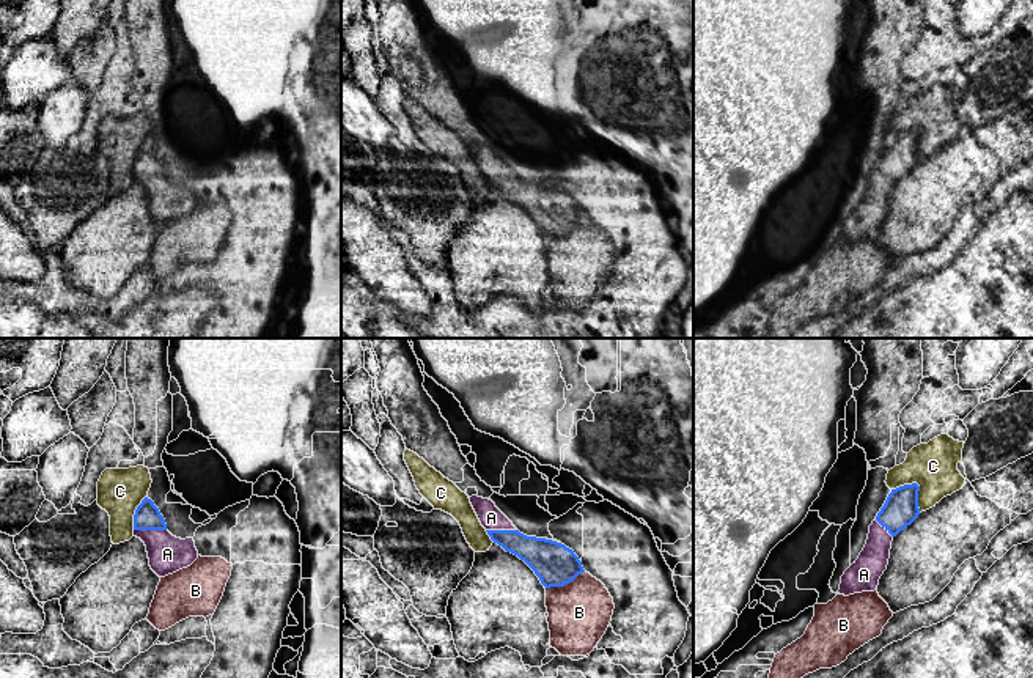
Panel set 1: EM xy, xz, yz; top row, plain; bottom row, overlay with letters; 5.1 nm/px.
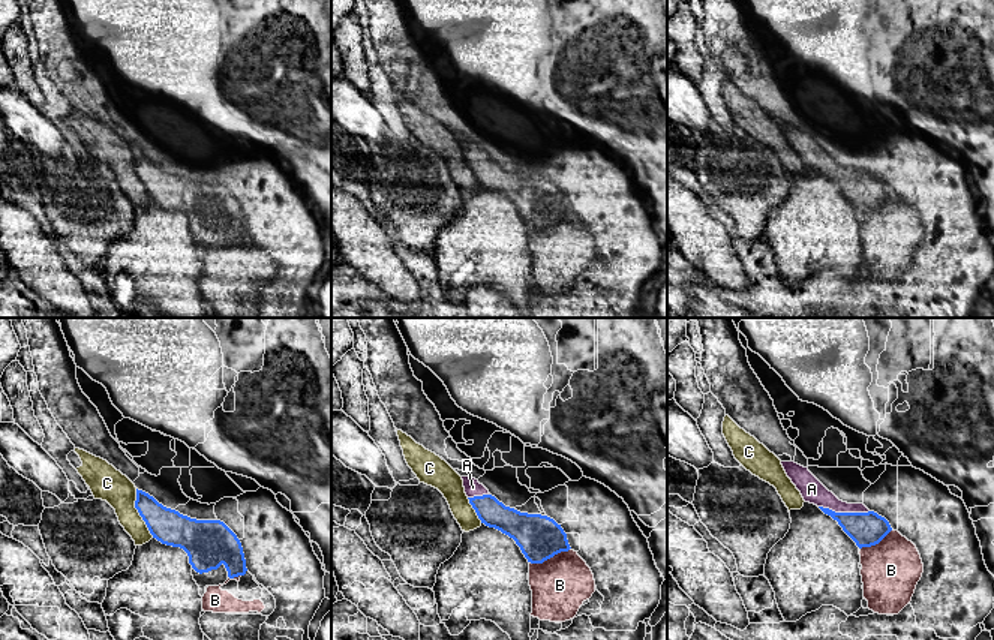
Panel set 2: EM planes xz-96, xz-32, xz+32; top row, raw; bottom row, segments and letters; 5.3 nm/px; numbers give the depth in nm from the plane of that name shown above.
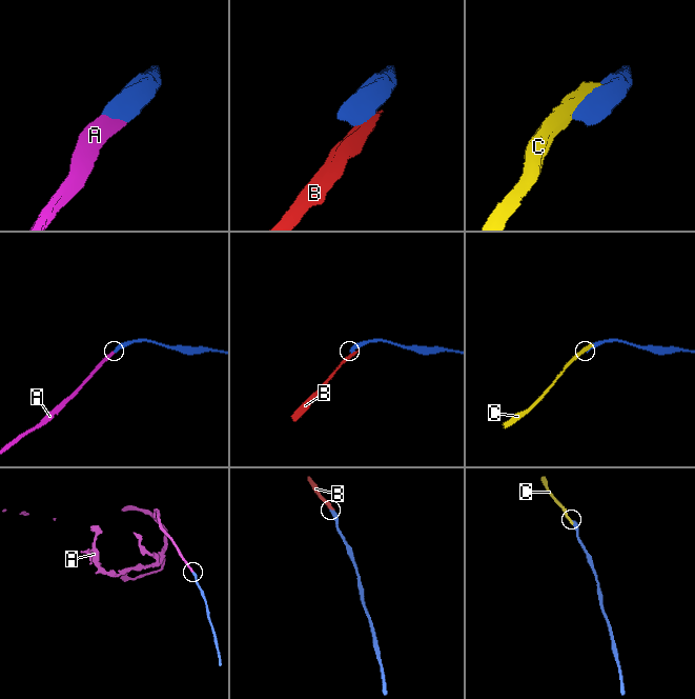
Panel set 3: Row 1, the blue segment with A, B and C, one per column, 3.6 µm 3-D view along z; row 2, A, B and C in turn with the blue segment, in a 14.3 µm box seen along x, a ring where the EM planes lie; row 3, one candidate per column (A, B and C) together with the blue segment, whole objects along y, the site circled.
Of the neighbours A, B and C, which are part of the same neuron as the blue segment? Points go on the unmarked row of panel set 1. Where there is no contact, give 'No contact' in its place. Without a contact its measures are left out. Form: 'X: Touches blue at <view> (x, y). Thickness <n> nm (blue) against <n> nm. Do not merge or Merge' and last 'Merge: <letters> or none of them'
A: Touches blue at xy (150, 176). Thickness 130 nm (blue) against 200 nm. Merge
B: Touches blue at xz (565, 232). Thickness 220 nm (blue) against 320 nm. Do not merge
C: Touches blue at yz (919, 134). Thickness 180 nm (blue) against 240 nm. Do not merge
Merge: A

